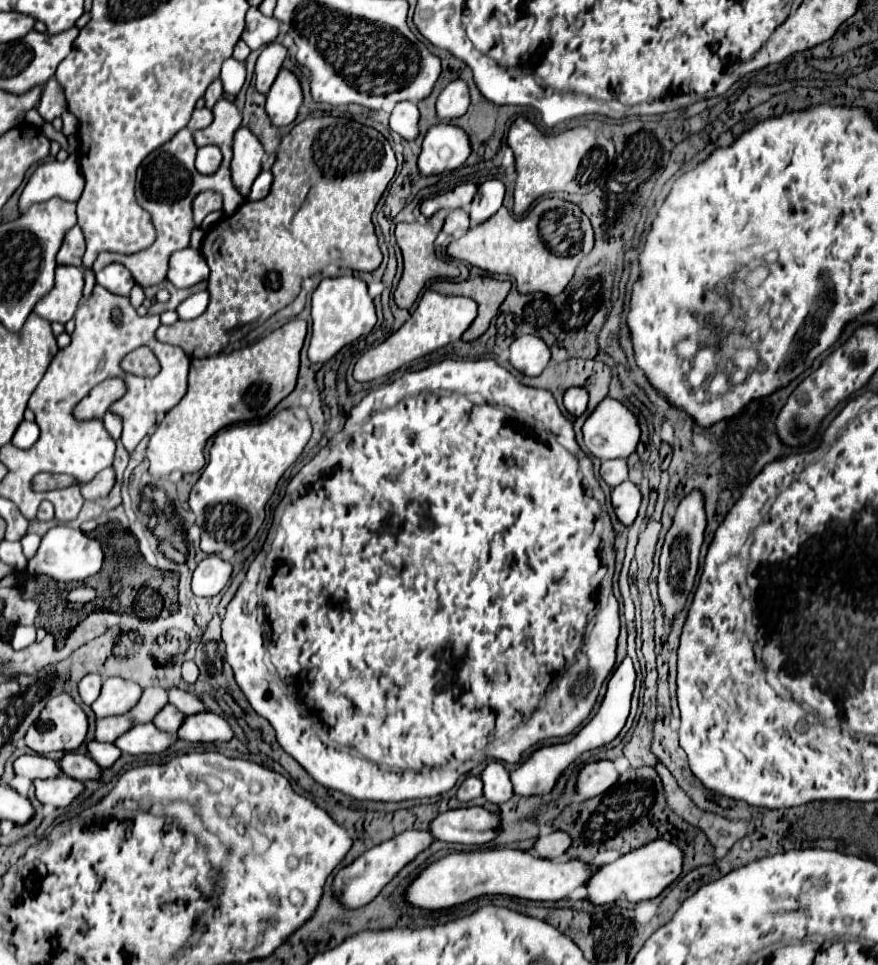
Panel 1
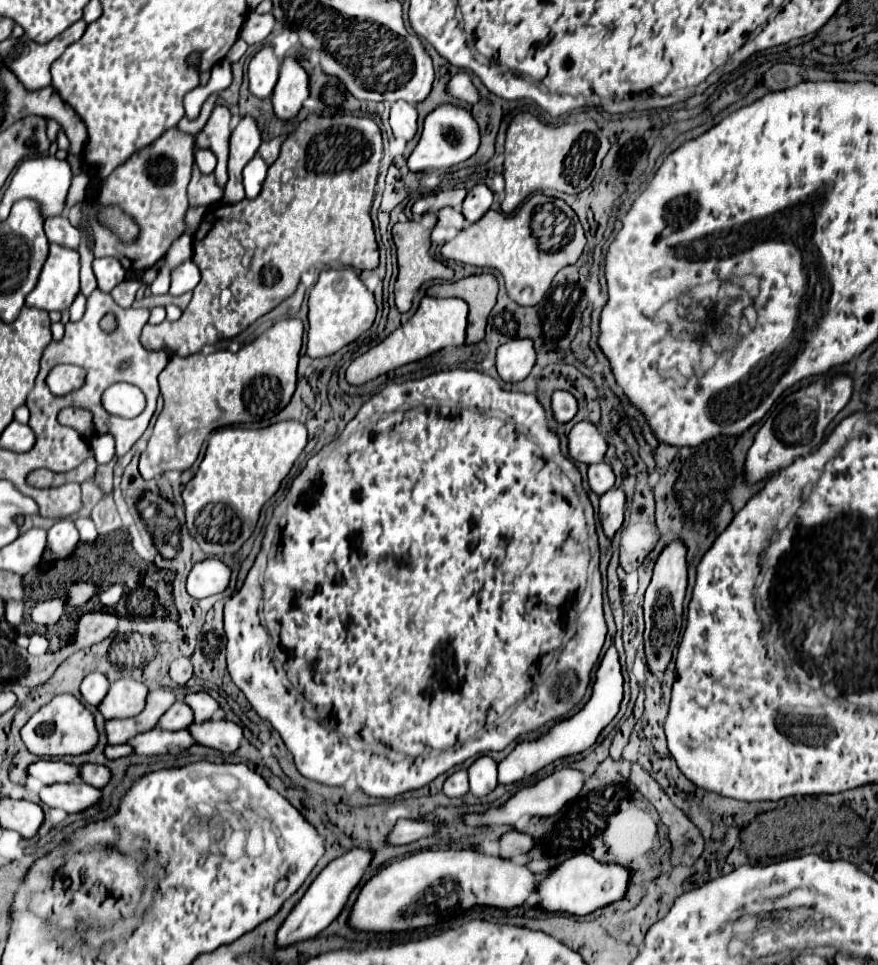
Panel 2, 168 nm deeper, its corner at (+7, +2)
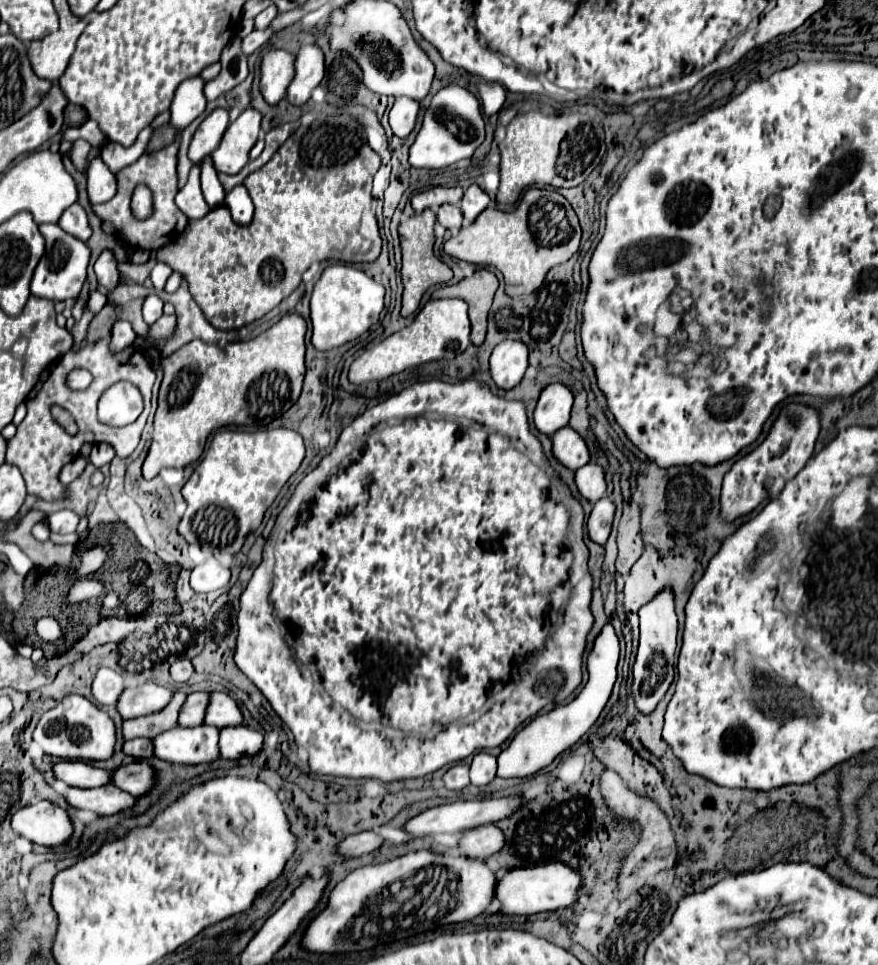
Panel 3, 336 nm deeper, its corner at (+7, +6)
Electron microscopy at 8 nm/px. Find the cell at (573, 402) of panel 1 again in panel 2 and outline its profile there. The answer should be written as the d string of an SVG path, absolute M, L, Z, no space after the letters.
M554 391L554 395L552 395L552 411L554 411L554 417L560 423L566 423L576 415L578 403L568 391Z

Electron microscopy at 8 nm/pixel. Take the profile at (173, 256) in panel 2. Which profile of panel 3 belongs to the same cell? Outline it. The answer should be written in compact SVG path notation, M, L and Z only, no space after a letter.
M158 263L158 265L152 269L152 275L150 275L150 279L152 279L152 283L154 283L154 289L156 289L156 291L162 291L164 285L166 285L166 279L168 279L170 275L172 275L172 269L166 267L164 263Z

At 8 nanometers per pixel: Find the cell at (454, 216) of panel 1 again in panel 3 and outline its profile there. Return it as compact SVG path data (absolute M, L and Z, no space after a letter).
M442 205L438 209L438 223L444 229L460 229L462 225L462 211L458 205Z

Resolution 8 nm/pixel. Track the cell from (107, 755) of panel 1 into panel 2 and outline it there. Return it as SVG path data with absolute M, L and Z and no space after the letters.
M106 745L104 749L104 755L108 759L118 759L118 757L126 757L132 753L132 747L130 745Z

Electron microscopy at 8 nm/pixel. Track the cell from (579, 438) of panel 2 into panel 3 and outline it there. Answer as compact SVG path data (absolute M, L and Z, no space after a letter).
M562 427L552 435L552 455L570 471L576 471L590 461L584 439L570 427Z

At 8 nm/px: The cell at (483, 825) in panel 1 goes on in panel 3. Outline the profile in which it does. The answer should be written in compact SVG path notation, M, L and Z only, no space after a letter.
M364 831L364 833L356 833L356 835L348 835L344 837L338 845L336 845L336 853L350 859L350 857L360 857L370 853L372 849L378 849L382 845L382 837L378 837L372 831Z

